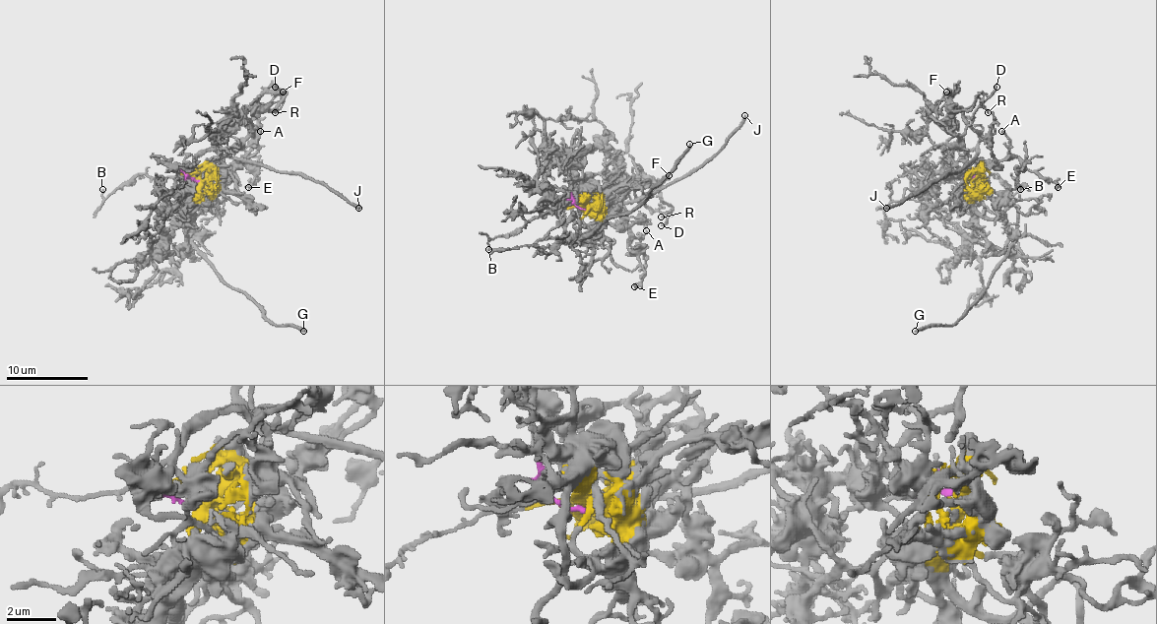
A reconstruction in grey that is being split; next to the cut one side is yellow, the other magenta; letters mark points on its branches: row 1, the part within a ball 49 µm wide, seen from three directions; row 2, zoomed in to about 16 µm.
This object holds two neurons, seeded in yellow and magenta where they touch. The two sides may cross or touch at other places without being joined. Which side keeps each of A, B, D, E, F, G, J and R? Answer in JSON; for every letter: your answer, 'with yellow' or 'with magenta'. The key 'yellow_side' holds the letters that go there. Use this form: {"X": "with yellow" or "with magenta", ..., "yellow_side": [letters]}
{"A": "with yellow", "B": "with yellow", "D": "with yellow", "E": "with yellow", "F": "with magenta", "G": "with yellow", "J": "with magenta", "R": "with magenta", "yellow_side": ["A", "B", "D", "E", "G"]}

